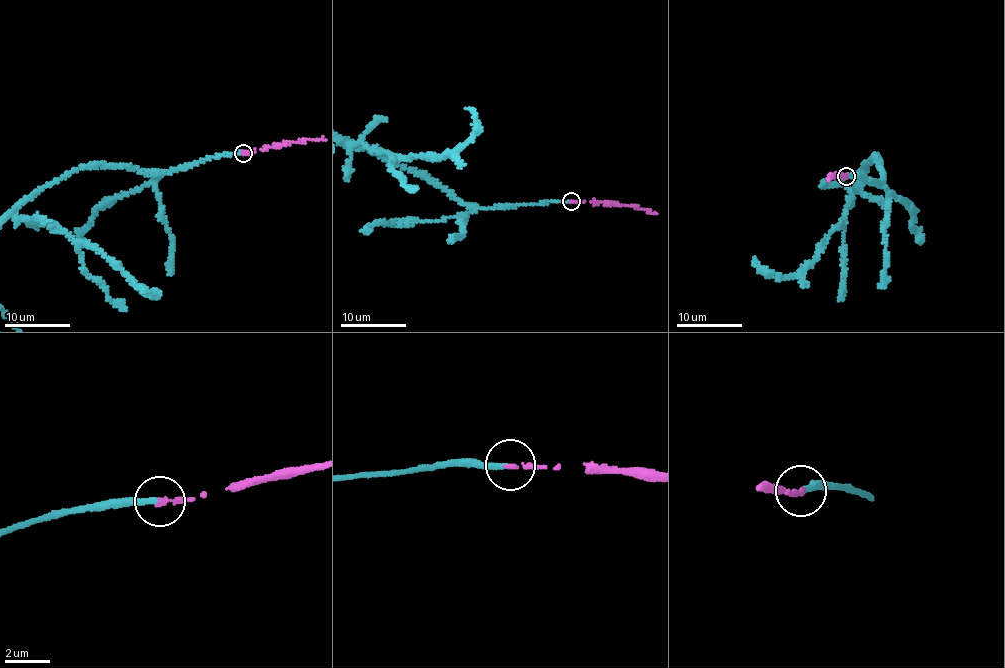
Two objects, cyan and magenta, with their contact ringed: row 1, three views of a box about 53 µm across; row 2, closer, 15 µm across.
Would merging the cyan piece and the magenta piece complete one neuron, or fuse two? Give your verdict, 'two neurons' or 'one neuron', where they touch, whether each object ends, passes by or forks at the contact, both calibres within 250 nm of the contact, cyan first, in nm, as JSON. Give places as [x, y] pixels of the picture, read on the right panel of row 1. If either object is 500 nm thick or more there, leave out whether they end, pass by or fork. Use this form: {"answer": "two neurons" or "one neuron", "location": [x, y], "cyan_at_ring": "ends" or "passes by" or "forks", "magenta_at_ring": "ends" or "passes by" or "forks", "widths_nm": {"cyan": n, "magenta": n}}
{"answer": "one neuron", "location": [846, 176], "cyan_at_ring": "ends", "magenta_at_ring": "ends", "widths_nm": {"cyan": 280, "magenta": 200}}

